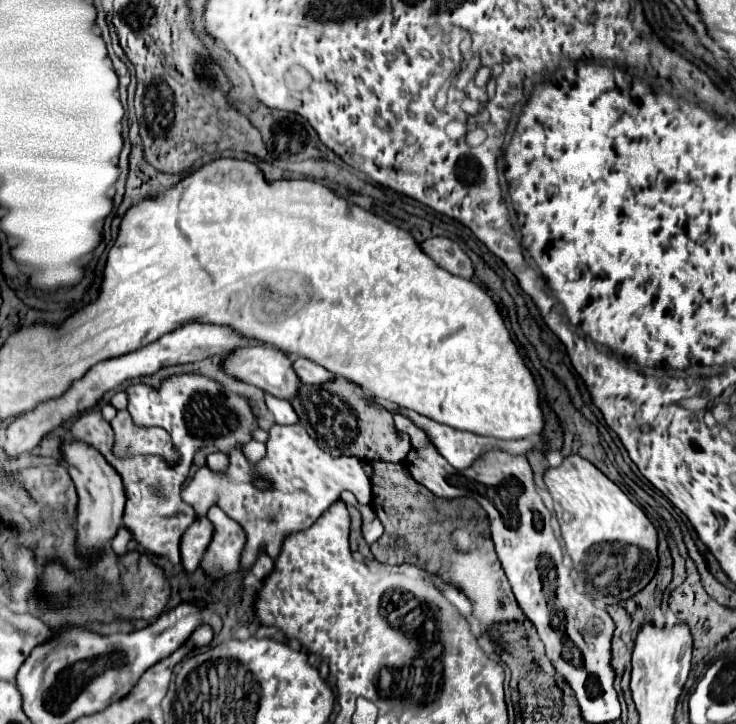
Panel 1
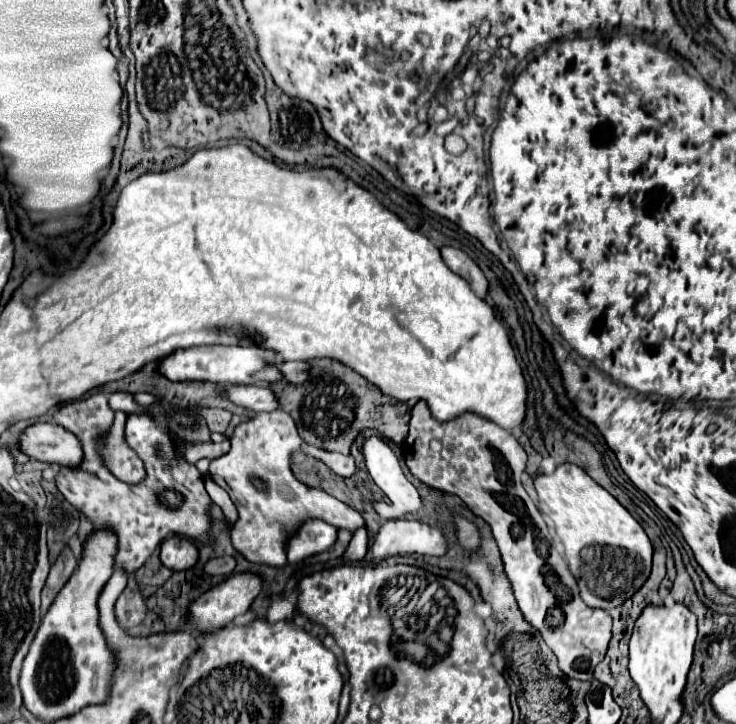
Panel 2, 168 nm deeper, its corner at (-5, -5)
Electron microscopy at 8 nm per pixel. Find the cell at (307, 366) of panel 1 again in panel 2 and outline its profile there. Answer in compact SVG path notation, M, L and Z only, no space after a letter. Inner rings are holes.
M279 360L277 368L283 374L283 378L289 380L291 384L301 384L307 378L307 372L309 372L307 362L285 362L285 360Z

